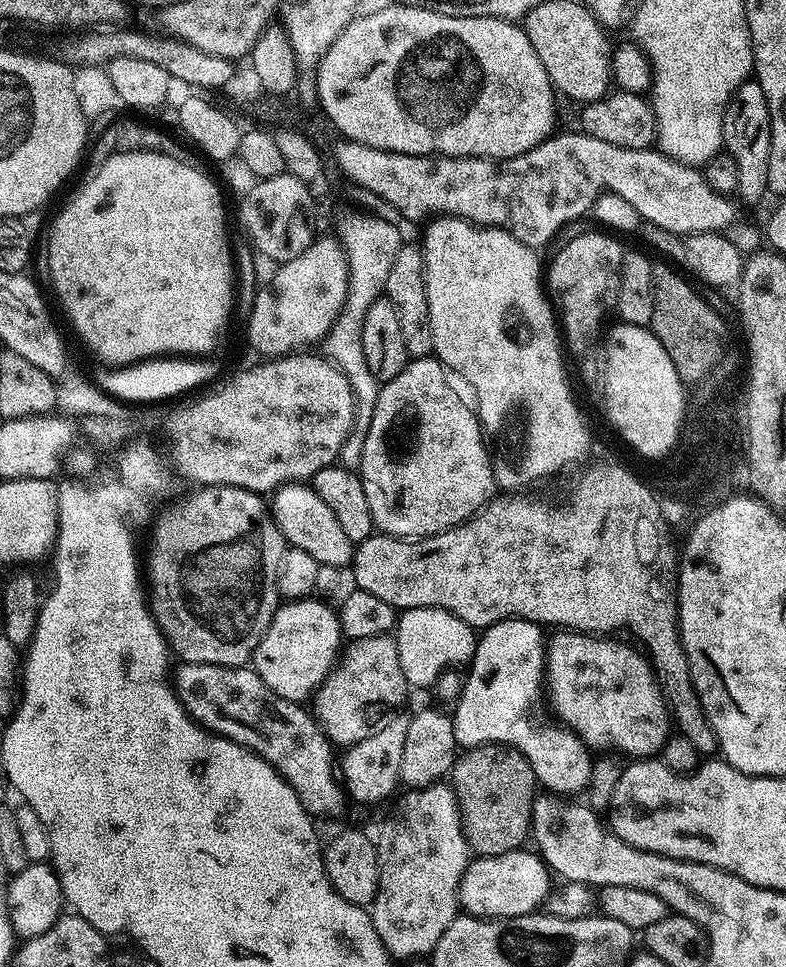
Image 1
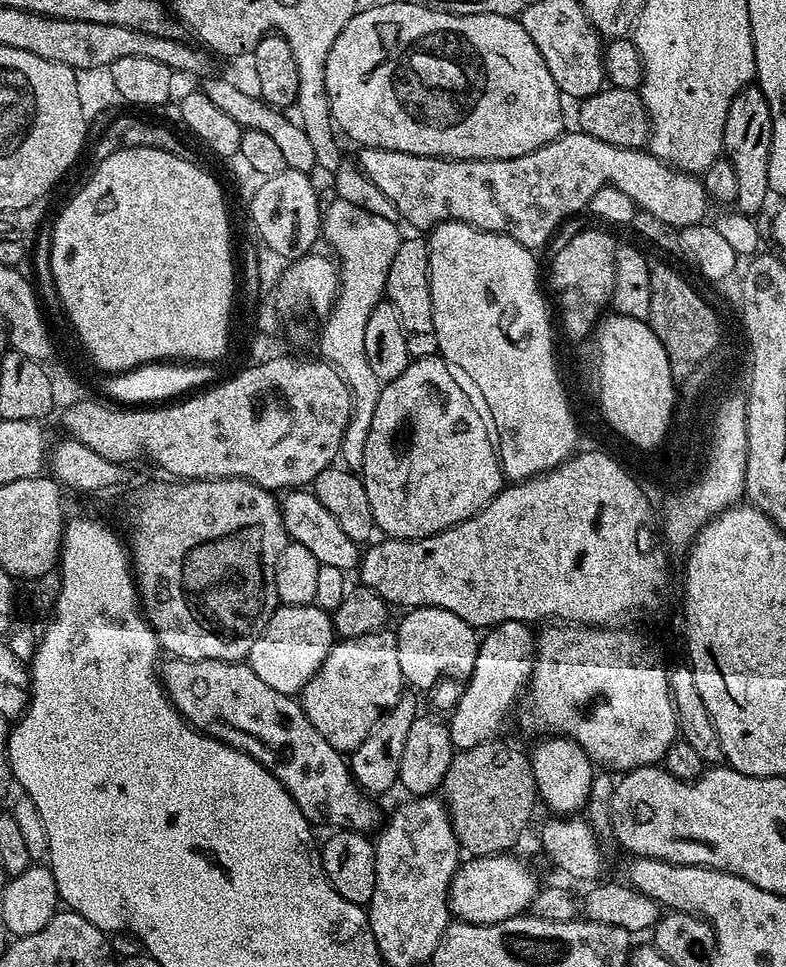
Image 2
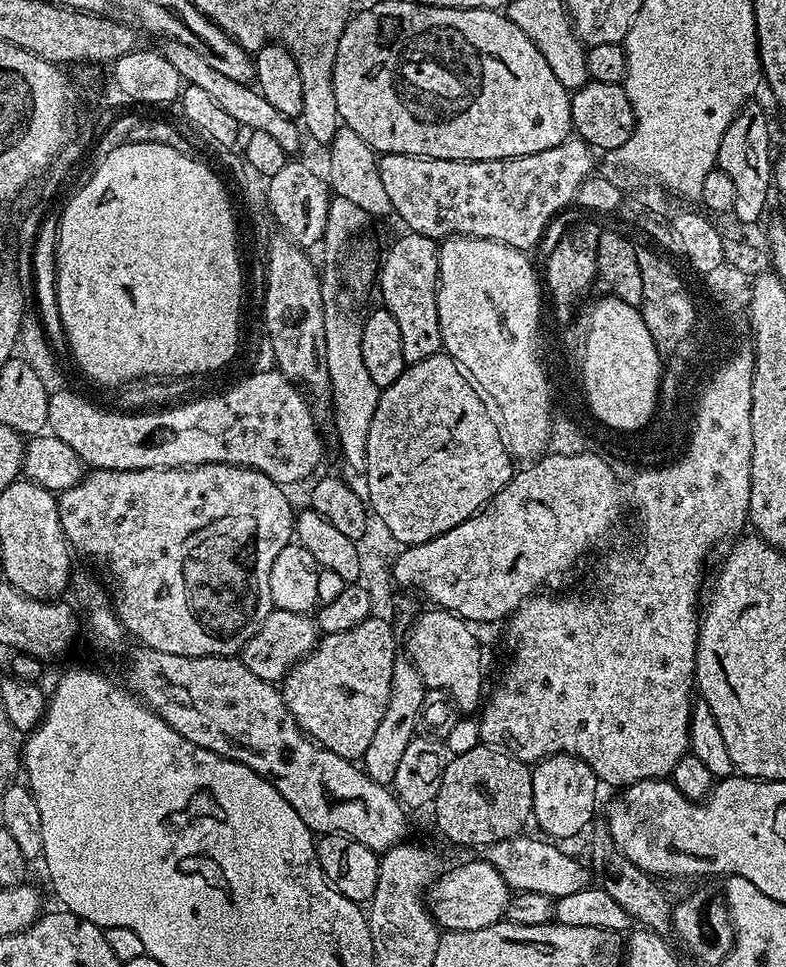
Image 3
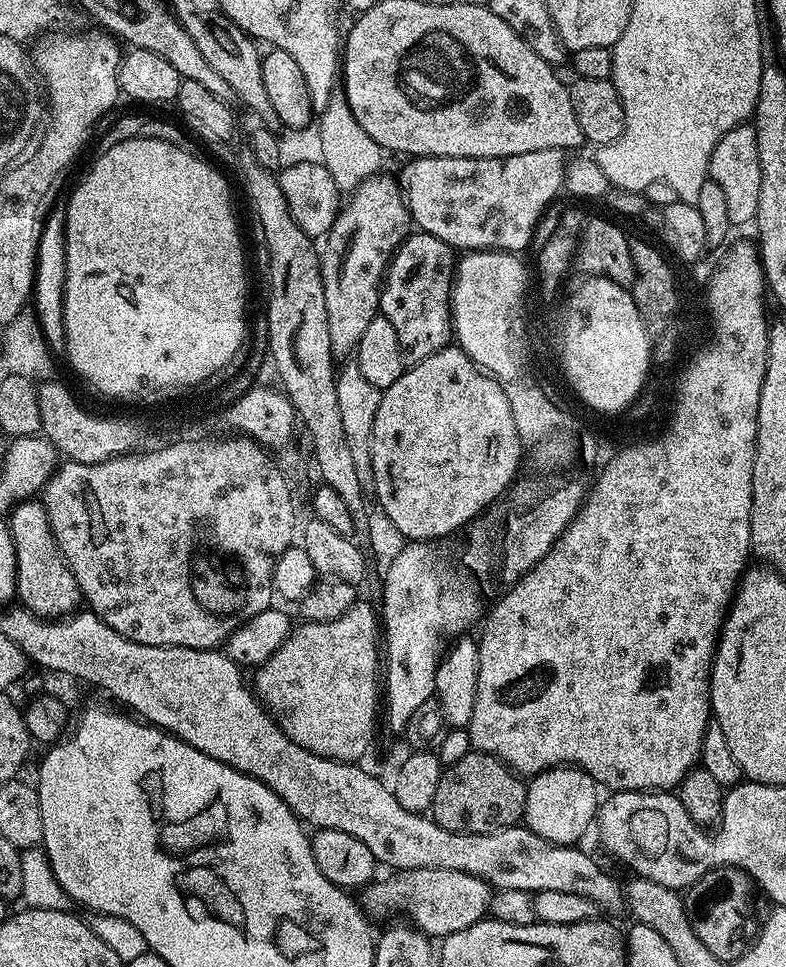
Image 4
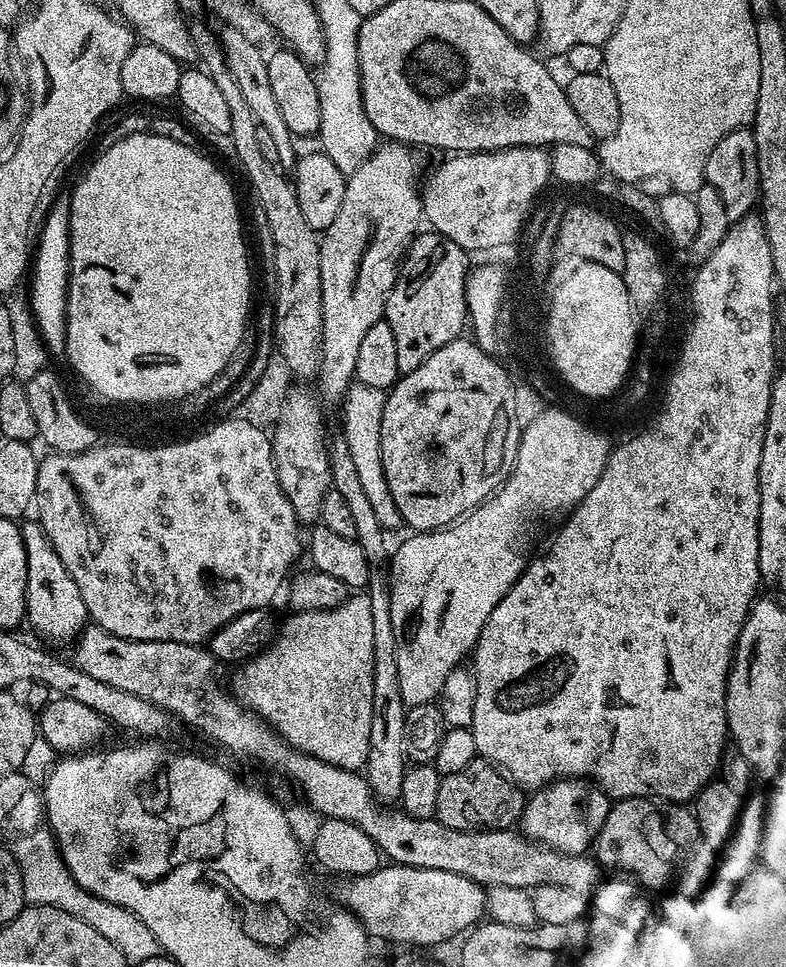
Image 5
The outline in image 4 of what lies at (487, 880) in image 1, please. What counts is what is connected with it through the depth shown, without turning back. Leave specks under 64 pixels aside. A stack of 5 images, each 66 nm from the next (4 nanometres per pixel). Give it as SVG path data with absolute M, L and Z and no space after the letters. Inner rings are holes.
M410 868L397 871L389 880L377 879L363 889L362 908L369 917L388 916L397 908L429 938L443 938L466 926L474 926L489 915L494 892L488 881L462 870Z

